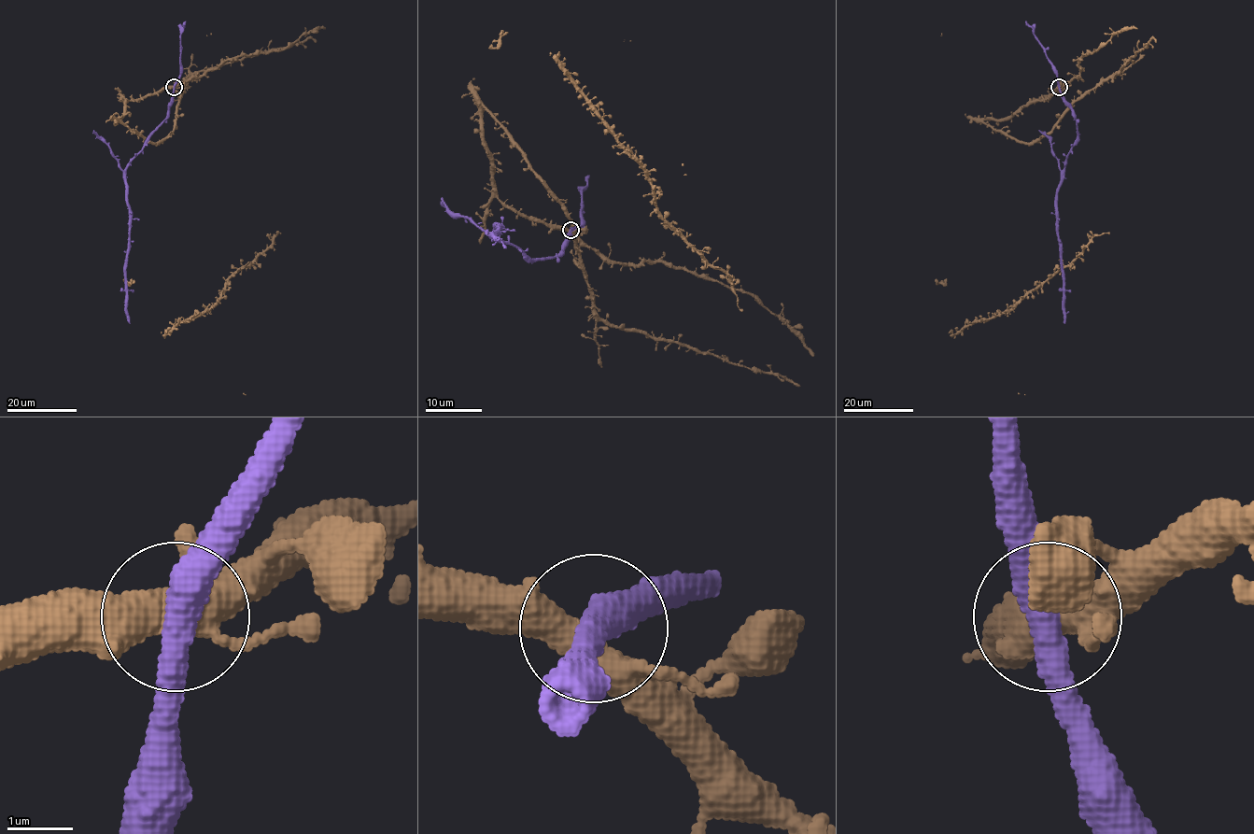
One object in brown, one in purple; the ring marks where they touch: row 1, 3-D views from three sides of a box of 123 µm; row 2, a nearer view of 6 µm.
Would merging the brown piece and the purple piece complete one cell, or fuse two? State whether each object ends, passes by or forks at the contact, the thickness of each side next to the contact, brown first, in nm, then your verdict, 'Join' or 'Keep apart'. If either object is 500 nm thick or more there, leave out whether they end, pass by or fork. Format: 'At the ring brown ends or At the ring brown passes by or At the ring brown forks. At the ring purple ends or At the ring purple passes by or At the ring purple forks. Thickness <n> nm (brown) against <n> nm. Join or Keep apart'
At the ring brown forks. At the ring purple passes by. Thickness 420 nm (brown) against 440 nm. Keep apart

